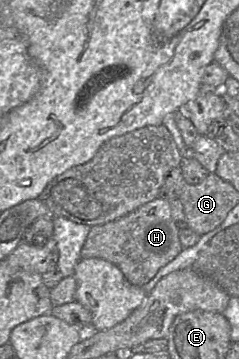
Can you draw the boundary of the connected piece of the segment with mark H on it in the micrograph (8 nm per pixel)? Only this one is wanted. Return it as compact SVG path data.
M157 197L121 218L91 226L81 249L81 258L109 261L121 270L130 284L141 287L181 250L179 229L172 219L170 202Z

